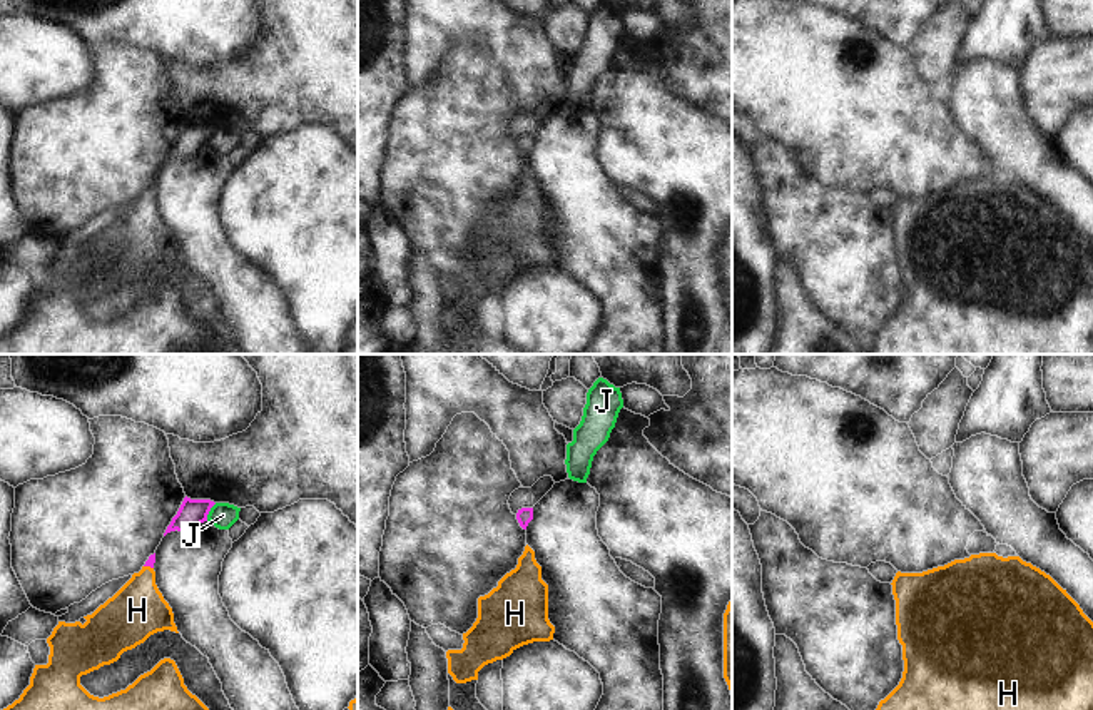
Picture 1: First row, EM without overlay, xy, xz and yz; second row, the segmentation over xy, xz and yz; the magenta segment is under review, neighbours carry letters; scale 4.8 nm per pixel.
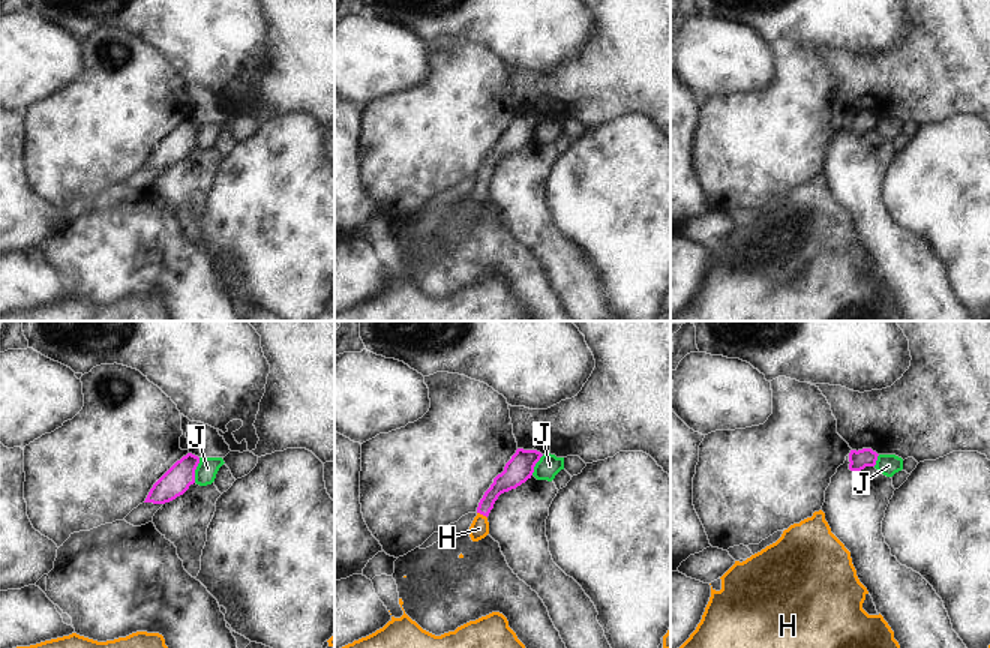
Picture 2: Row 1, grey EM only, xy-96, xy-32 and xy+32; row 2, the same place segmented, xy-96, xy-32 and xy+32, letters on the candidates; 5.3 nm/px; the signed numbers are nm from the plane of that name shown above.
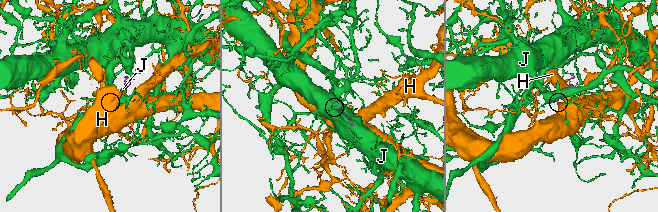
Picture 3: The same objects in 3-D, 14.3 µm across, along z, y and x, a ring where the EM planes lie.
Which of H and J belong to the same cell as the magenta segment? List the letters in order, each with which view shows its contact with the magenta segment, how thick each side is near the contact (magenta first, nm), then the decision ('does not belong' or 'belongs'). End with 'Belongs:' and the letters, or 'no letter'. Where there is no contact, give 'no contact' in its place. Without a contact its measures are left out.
H: xy | 40/280 nm | belongs
J: xy | 130/130 nm | does not belong
Belongs: H

